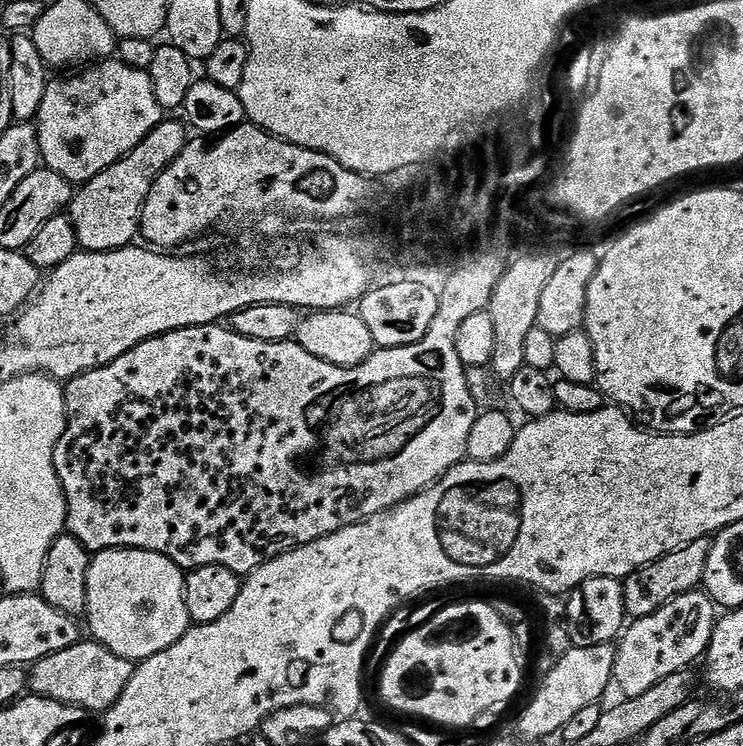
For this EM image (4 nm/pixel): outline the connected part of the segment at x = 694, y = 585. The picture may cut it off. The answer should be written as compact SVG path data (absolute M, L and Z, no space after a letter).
M711 539L690 542L676 552L666 554L624 577L624 611L632 620L646 618L646 614L654 614L666 602L678 598L687 592L695 592L703 585L706 558L710 558Z

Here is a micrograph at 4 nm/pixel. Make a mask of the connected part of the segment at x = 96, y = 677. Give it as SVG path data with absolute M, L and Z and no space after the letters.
M84 638L80 643L58 650L58 654L50 654L31 665L28 688L31 695L78 706L90 714L103 714L122 698L122 690L126 690L133 671L133 661L114 654L114 650L97 640Z

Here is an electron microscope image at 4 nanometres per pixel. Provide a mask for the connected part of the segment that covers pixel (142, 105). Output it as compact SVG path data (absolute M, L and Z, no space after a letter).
M119 58L101 60L61 76L61 80L49 79L34 123L43 167L62 174L74 186L83 186L114 166L165 119L166 109L158 106L147 71L126 66Z

